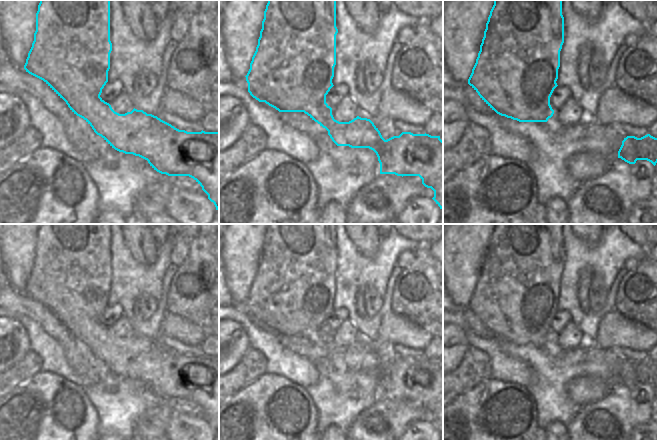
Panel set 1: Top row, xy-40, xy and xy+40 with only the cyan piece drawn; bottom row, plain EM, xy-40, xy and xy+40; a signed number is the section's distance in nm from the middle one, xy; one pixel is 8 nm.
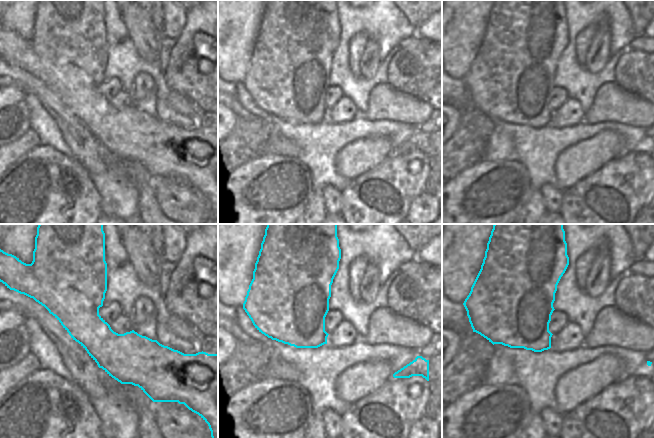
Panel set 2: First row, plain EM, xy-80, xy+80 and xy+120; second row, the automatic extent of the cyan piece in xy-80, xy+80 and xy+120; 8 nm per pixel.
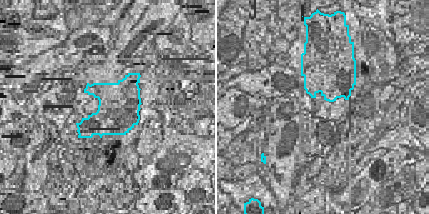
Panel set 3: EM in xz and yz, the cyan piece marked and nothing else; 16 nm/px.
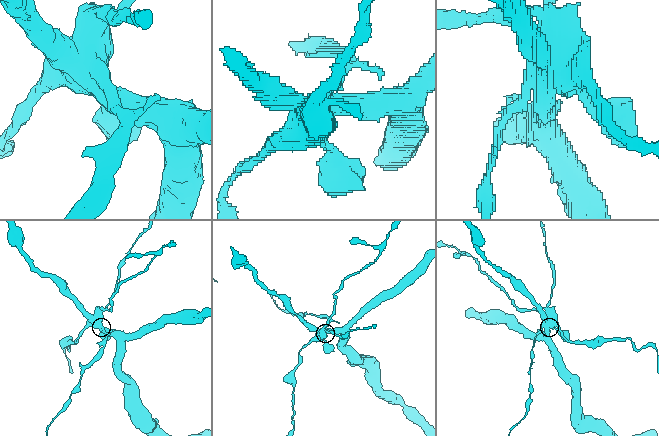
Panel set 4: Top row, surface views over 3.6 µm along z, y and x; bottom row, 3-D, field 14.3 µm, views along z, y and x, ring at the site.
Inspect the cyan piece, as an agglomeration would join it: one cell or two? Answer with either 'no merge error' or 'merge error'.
merge error

